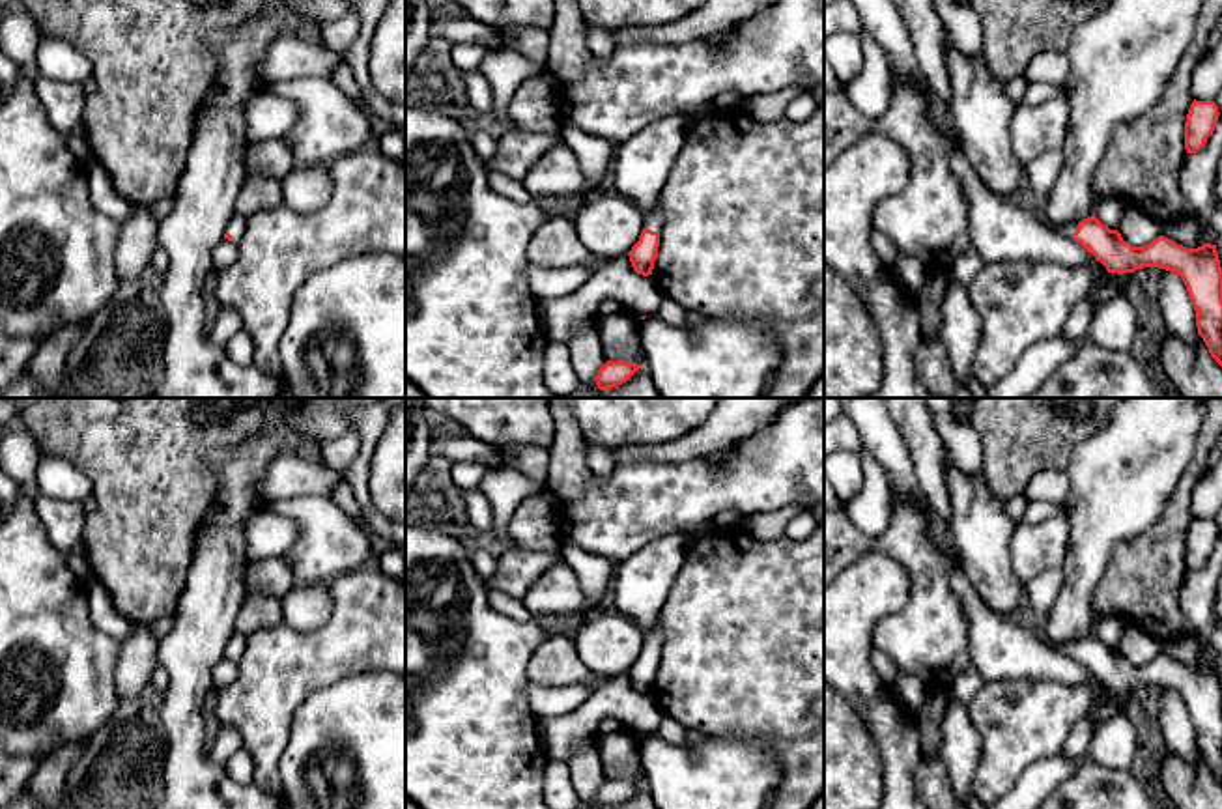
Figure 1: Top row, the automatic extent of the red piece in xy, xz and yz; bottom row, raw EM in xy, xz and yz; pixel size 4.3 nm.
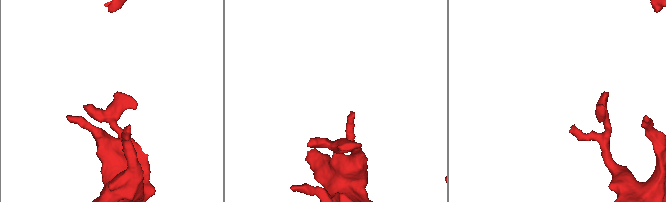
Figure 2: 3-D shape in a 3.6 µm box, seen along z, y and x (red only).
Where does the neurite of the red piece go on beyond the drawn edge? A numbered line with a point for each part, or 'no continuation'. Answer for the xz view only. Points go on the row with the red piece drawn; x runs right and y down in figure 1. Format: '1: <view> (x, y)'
1: xz (654, 221)

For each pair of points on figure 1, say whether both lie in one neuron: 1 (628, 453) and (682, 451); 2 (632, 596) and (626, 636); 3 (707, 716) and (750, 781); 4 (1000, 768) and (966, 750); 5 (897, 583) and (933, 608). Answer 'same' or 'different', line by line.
1: same
2: different
3: different
4: different
5: different

